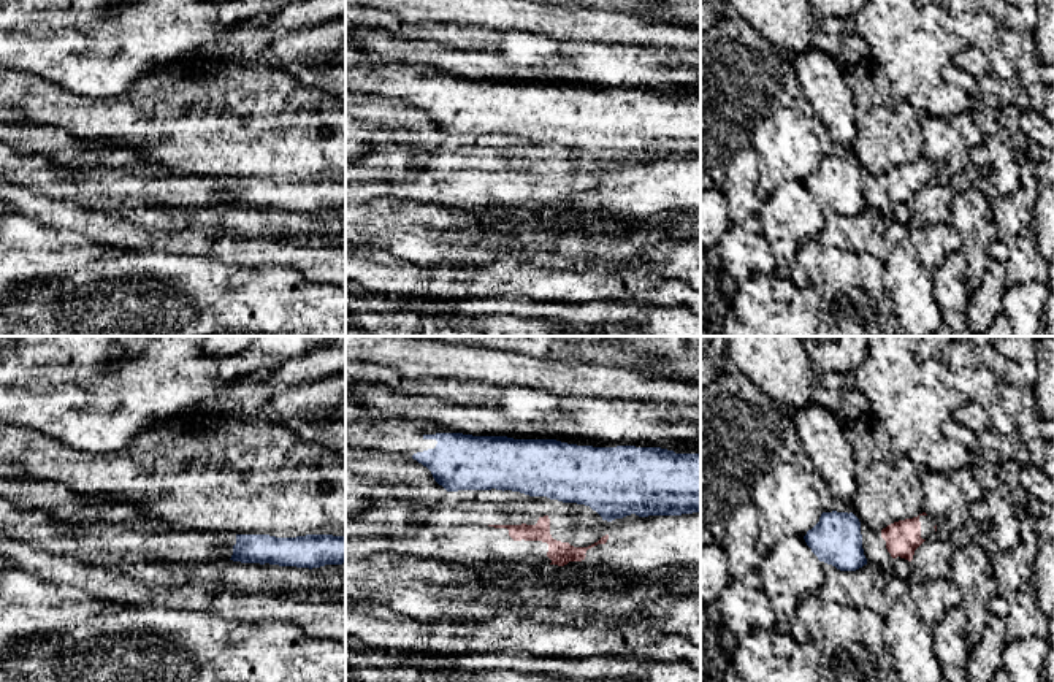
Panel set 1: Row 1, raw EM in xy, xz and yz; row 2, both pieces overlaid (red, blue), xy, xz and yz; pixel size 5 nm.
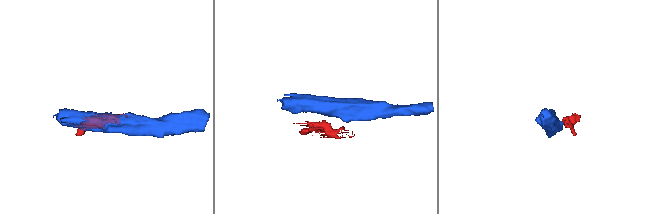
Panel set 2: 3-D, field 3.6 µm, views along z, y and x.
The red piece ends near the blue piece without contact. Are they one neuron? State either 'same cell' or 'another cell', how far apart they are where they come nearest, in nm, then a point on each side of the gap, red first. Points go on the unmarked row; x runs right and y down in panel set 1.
another cell; gap 70 nm; span xz (607, 180), (607, 165)

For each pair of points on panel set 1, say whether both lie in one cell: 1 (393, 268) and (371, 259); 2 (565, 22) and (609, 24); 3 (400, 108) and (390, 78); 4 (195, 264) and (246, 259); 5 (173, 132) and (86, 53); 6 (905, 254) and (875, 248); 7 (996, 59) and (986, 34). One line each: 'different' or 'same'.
1: same
2: same
3: different
4: different
5: different
6: different
7: same

